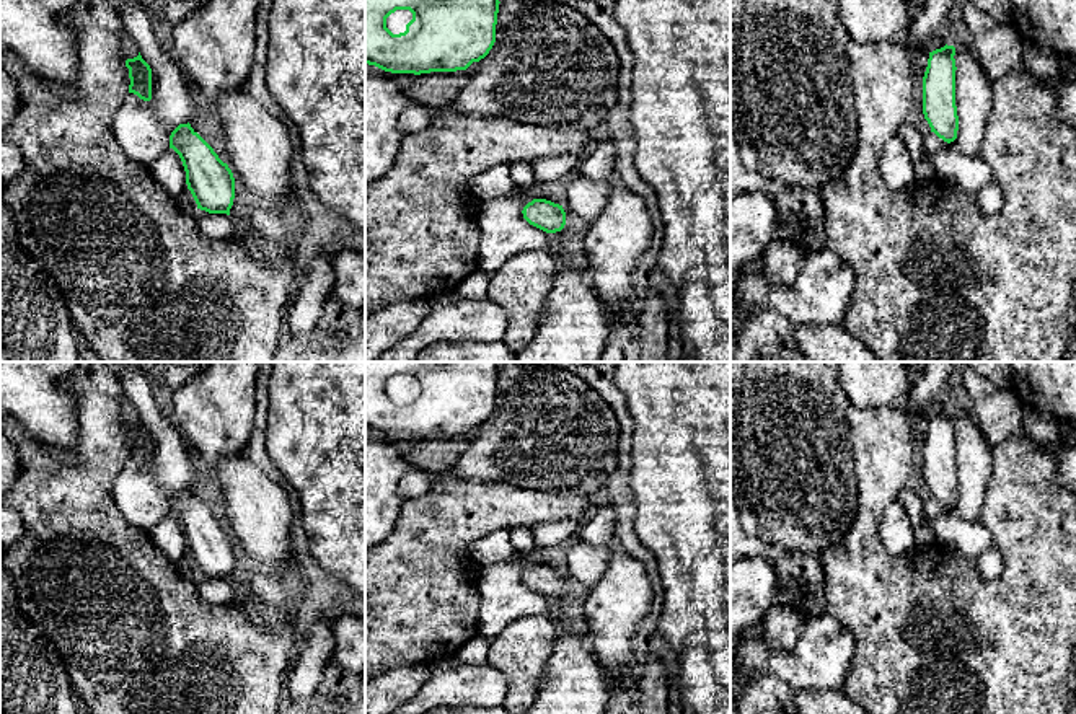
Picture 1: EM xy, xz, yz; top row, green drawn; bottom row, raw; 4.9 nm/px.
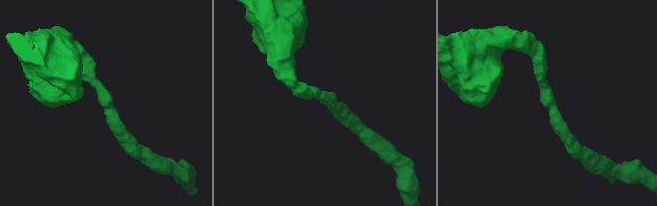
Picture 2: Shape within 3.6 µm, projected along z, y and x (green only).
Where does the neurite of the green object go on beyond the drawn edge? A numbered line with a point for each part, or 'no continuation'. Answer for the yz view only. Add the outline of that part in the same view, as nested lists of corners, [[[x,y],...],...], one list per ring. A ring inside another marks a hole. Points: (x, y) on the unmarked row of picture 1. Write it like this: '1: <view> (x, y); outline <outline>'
no continuation

